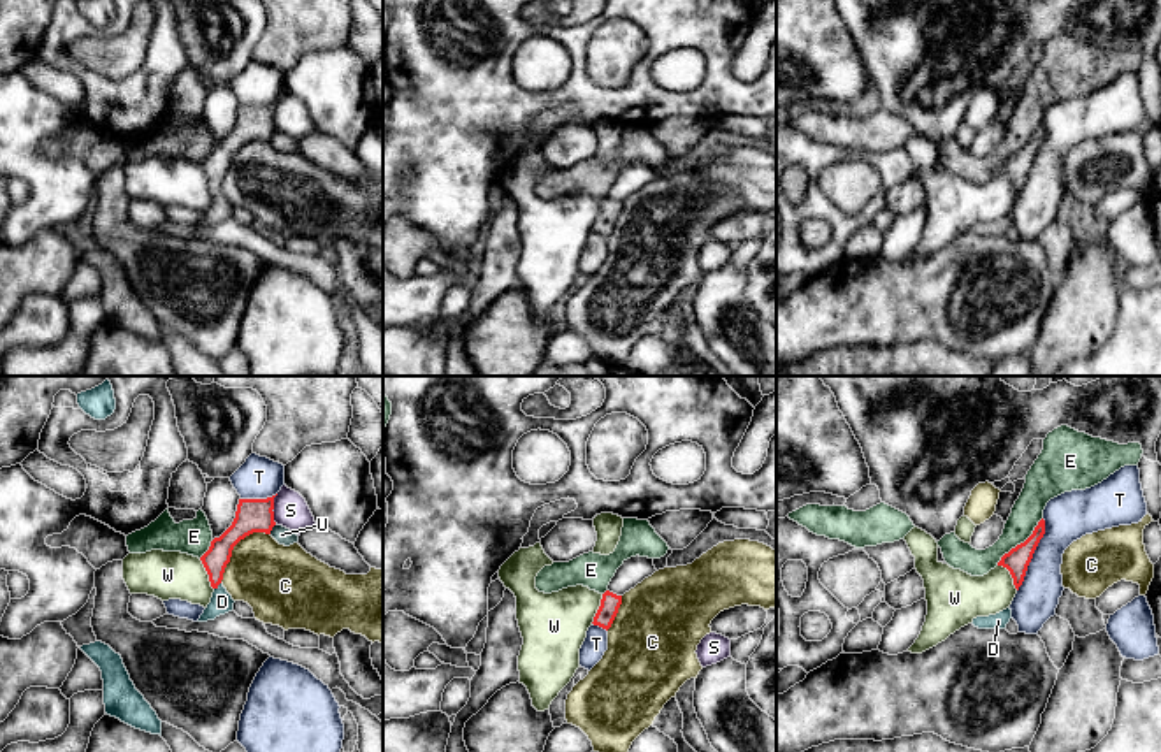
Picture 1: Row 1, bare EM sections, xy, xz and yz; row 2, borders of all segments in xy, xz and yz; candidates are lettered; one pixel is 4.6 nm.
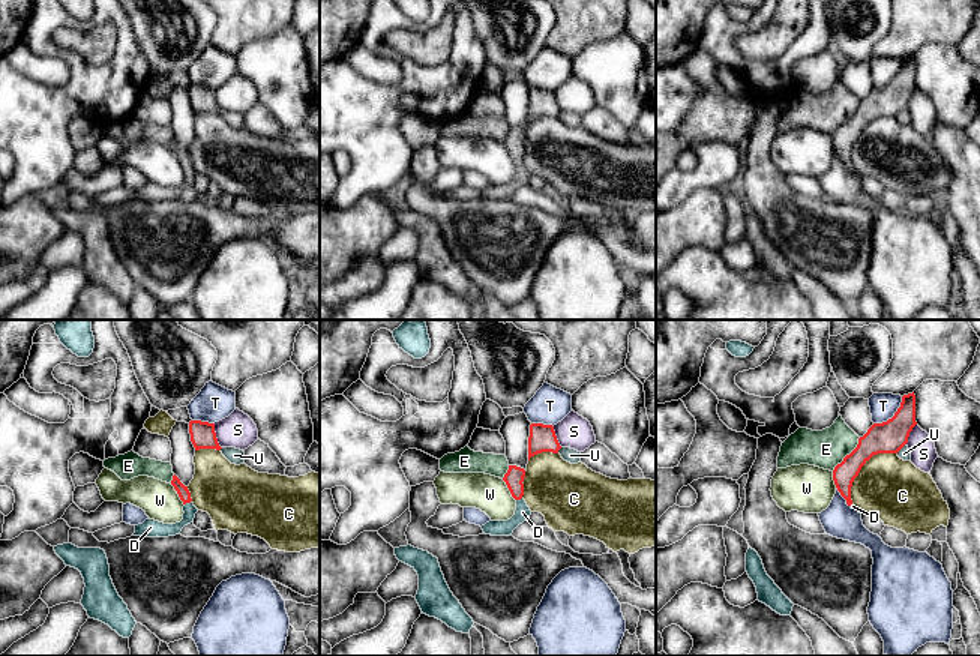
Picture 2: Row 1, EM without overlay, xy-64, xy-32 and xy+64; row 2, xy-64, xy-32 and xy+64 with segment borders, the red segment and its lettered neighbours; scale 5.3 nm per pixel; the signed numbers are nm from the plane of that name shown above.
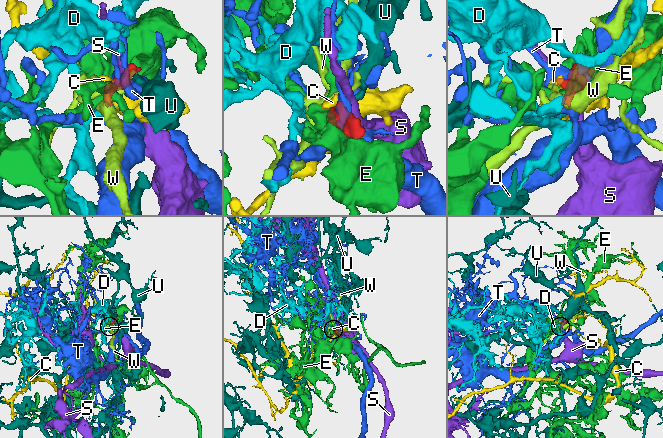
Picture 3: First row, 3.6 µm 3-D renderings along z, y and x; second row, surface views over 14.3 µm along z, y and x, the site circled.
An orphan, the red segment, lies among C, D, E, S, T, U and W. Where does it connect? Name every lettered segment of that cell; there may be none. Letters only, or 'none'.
D

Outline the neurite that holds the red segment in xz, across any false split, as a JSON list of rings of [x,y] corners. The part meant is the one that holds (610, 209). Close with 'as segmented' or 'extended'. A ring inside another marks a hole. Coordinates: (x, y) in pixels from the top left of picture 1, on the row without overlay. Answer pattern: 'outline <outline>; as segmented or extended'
outline [[[606,197],[602,200],[601,213],[592,230],[608,237],[618,220],[620,211],[622,211],[622,202]]]; as segmented

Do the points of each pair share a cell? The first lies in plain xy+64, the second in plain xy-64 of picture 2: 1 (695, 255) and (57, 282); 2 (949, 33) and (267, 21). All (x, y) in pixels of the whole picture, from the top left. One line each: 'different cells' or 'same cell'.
1: different cells
2: same cell

